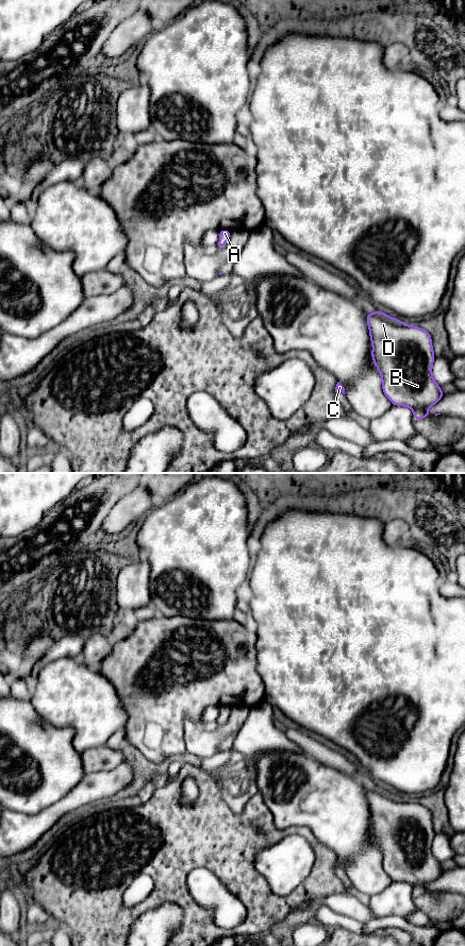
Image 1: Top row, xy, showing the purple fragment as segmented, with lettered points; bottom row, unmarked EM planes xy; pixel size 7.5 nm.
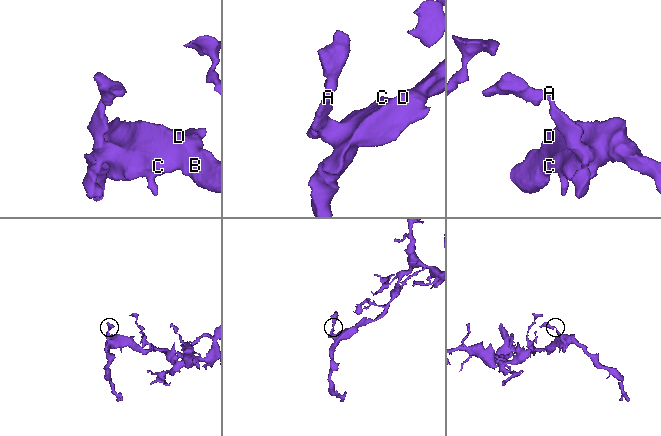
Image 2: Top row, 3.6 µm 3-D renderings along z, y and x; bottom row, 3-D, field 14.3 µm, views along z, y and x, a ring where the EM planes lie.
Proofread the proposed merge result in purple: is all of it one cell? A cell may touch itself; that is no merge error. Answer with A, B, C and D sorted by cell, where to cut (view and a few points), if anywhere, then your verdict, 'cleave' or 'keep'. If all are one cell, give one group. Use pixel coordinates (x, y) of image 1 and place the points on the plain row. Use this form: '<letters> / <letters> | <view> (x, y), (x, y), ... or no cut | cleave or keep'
A B C D | no cut | keep

